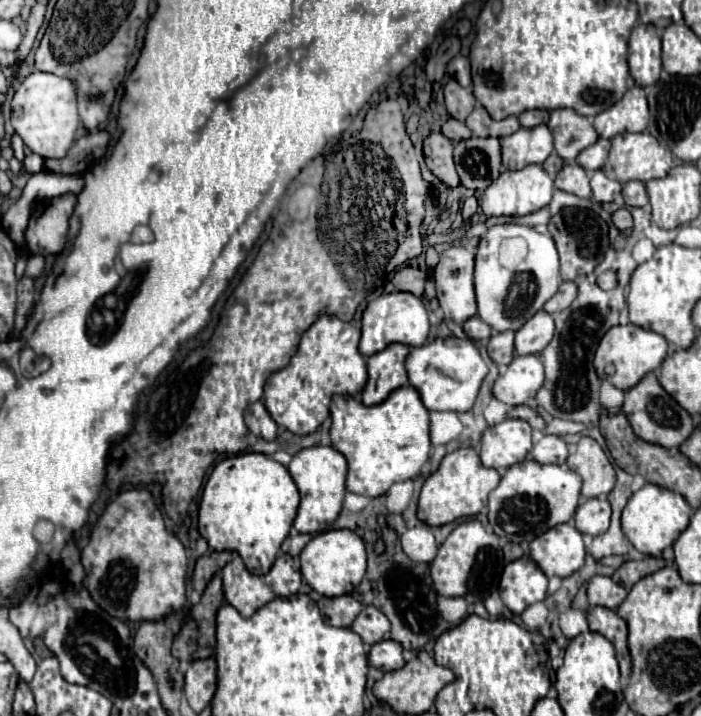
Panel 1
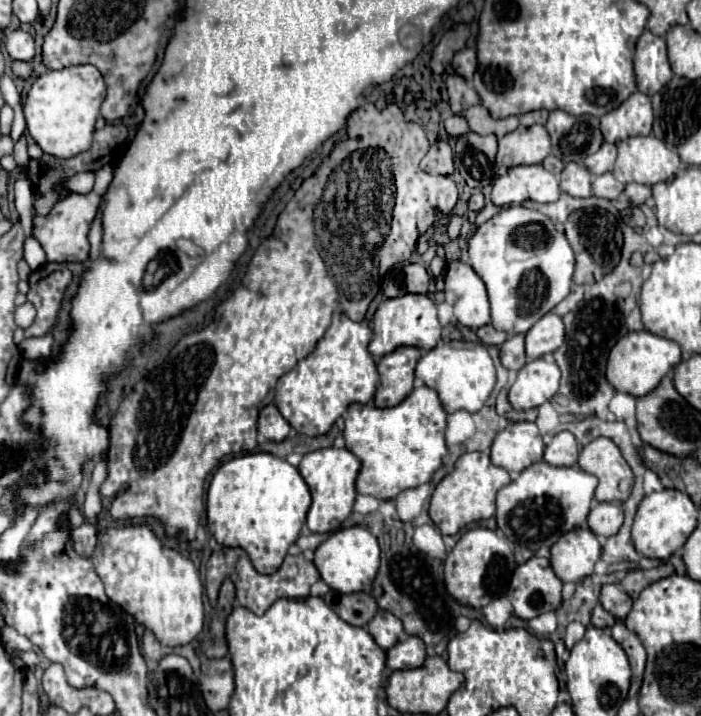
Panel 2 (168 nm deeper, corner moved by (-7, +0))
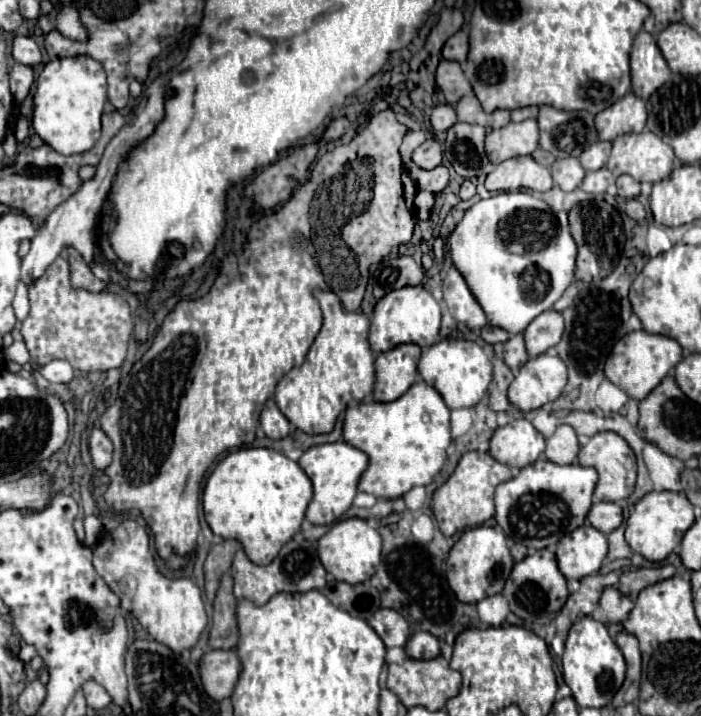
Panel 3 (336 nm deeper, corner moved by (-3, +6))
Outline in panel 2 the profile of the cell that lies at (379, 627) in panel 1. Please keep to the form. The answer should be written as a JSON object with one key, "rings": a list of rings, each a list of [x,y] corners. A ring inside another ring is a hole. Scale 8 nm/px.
{"rings":[[[379,611],[373,621],[369,621],[367,631],[375,637],[377,645],[381,645],[385,651],[391,649],[403,635],[403,625],[401,621],[389,613],[389,611]]]}

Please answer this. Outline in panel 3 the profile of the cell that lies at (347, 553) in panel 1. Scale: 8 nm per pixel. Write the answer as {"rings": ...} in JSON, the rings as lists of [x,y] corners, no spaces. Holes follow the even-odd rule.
{"rings":[[[343,519],[343,521],[337,521],[319,539],[317,555],[319,555],[325,571],[331,573],[337,581],[345,581],[345,583],[353,583],[353,585],[363,583],[375,573],[375,569],[381,561],[381,537],[365,519]]]}

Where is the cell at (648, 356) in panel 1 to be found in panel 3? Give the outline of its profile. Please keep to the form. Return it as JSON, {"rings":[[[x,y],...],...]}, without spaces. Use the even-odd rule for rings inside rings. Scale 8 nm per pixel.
{"rings":[[[643,329],[633,331],[615,343],[609,355],[609,363],[605,363],[605,377],[621,391],[625,391],[631,399],[641,401],[645,399],[645,395],[649,395],[653,387],[657,387],[657,383],[661,383],[661,379],[681,361],[681,357],[683,353],[675,339],[665,335],[653,335]]]}

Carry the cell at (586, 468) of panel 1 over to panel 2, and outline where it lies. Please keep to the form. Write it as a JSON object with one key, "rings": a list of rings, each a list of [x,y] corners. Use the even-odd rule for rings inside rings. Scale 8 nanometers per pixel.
{"rings":[[[599,437],[585,445],[579,455],[579,467],[599,479],[597,501],[625,501],[629,497],[633,471],[611,439]]]}

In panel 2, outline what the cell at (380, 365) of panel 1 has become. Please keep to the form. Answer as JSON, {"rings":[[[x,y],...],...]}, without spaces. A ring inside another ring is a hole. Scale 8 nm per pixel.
{"rings":[[[401,347],[377,363],[381,383],[375,393],[375,407],[399,405],[413,389],[413,369],[421,357],[417,347]]]}

